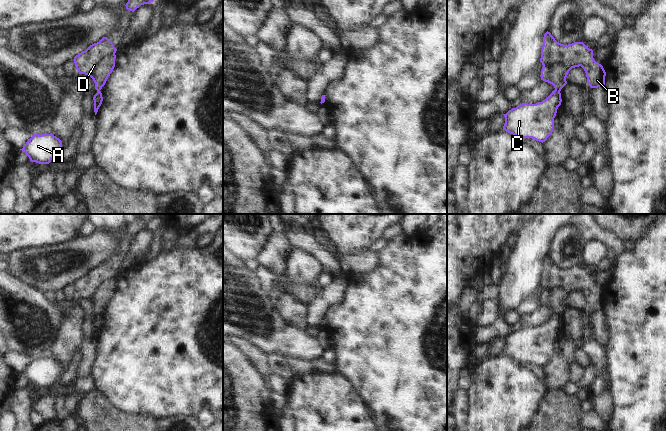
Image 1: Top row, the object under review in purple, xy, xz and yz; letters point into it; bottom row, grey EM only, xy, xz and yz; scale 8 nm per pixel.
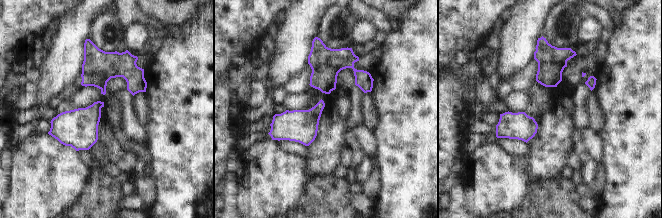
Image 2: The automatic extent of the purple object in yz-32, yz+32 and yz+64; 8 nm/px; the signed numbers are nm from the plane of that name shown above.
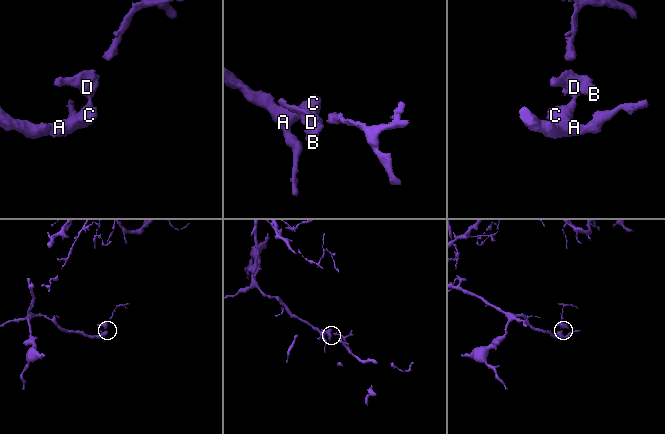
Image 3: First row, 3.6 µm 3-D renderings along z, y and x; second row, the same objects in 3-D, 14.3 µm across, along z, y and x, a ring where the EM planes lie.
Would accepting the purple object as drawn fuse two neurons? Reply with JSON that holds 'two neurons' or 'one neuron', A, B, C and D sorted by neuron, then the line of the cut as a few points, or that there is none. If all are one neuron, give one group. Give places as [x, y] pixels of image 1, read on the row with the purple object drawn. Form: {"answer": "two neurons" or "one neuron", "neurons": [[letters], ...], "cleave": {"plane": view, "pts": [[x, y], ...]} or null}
{"answer": "two neurons", "neurons": [["A", "C"], ["B", "D"]], "cleave": {"plane": "yz", "pts": [[555, 89], [559, 92]]}}

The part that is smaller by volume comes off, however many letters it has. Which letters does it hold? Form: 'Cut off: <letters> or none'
Cut off: B, D

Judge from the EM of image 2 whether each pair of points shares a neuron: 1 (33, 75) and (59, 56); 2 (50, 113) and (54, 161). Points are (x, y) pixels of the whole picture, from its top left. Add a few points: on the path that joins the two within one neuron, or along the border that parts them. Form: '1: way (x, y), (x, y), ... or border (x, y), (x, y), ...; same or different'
1: border (40, 69), (40, 77), (34, 81); different
2: border (50, 106), (43, 112), (42, 119); different

